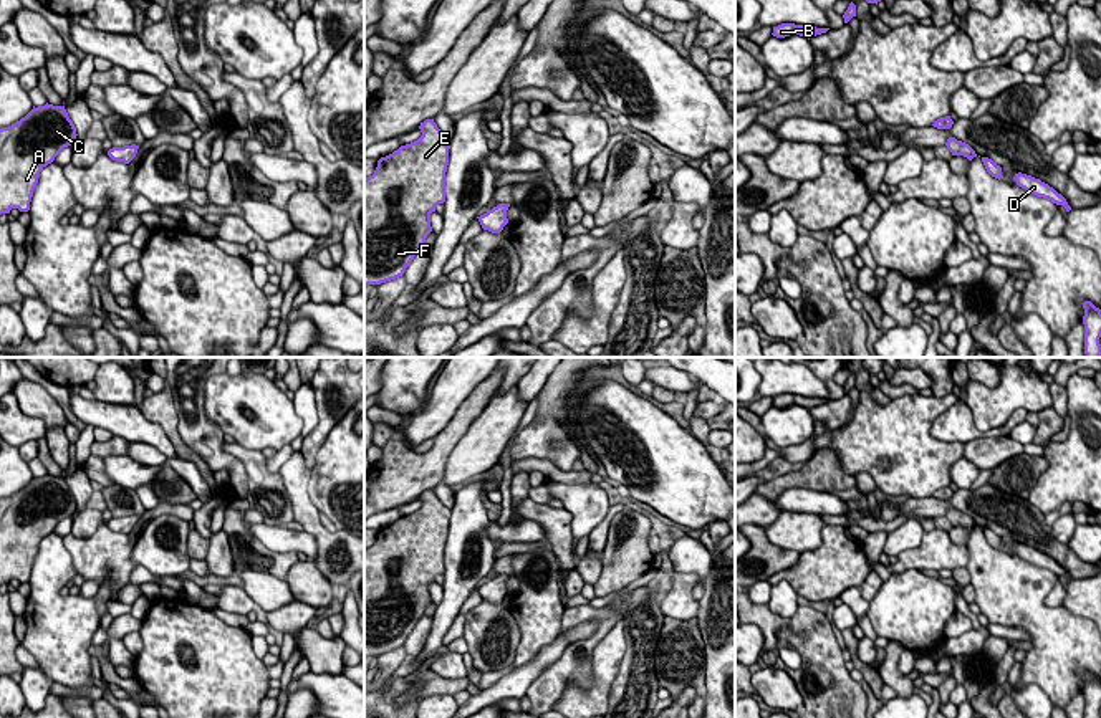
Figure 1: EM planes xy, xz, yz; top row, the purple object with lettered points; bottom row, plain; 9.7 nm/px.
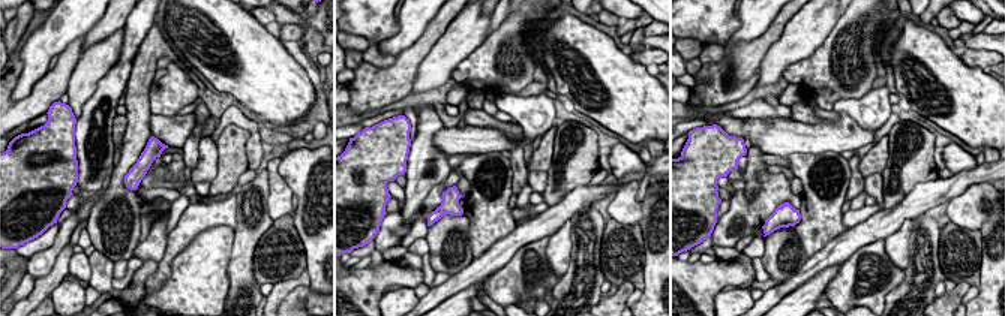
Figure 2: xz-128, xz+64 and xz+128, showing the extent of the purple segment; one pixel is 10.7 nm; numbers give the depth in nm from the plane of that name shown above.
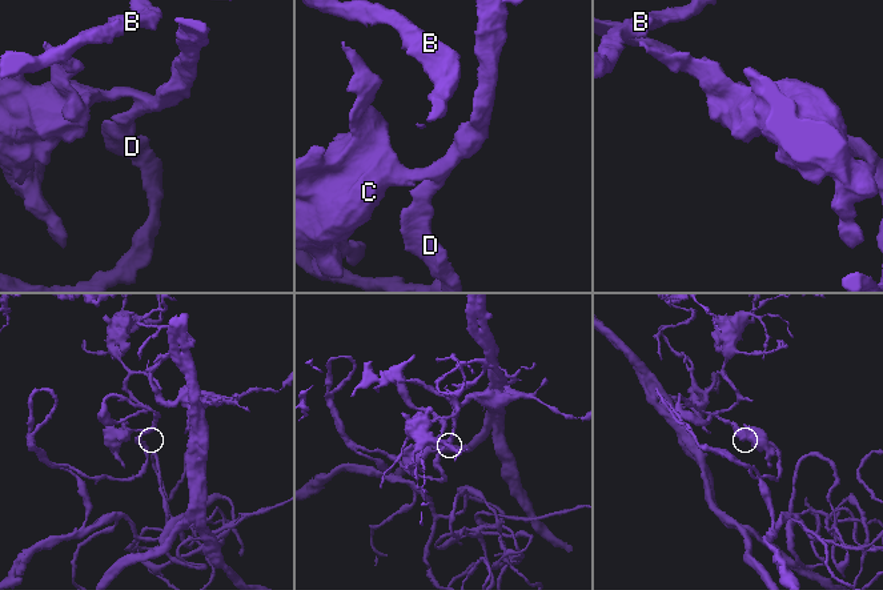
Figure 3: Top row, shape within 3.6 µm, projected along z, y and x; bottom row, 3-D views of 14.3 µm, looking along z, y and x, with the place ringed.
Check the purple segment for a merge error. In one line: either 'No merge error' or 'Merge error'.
No merge error

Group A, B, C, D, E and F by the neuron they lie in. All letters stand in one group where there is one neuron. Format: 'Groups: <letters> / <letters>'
Groups: A B C D E F

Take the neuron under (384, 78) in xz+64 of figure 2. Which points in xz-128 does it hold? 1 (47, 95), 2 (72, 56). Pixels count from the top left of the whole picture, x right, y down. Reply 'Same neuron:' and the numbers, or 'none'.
Same neuron: 1, 2

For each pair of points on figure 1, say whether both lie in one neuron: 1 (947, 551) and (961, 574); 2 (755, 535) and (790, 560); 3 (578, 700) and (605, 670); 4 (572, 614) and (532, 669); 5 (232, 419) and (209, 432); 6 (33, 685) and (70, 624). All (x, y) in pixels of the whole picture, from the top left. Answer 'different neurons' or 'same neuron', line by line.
1: different neurons
2: same neuron
3: same neuron
4: different neurons
5: different neurons
6: different neurons

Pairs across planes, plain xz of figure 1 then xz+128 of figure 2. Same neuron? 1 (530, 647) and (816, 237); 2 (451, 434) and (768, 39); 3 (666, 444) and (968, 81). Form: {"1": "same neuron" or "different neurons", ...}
{"1": "same neuron", "2": "same neuron", "3": "same neuron"}

